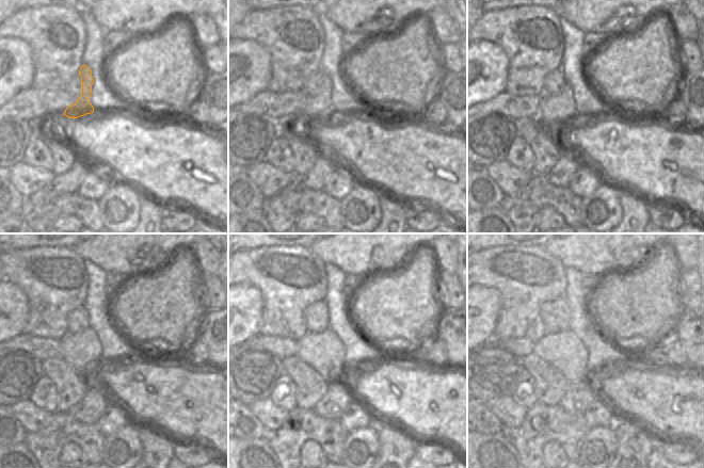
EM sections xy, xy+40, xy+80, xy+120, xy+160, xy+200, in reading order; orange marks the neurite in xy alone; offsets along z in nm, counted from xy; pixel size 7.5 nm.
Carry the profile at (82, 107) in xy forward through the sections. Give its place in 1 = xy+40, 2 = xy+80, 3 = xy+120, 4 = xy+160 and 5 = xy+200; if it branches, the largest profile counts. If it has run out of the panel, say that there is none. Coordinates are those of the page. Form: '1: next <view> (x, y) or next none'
1: next xy+40 (319, 109)
2: next xy+80 (558, 112)
3: next xy+120 (82, 351)
4: next xy+160 (324, 352)
5: next xy+200 (564, 351)

